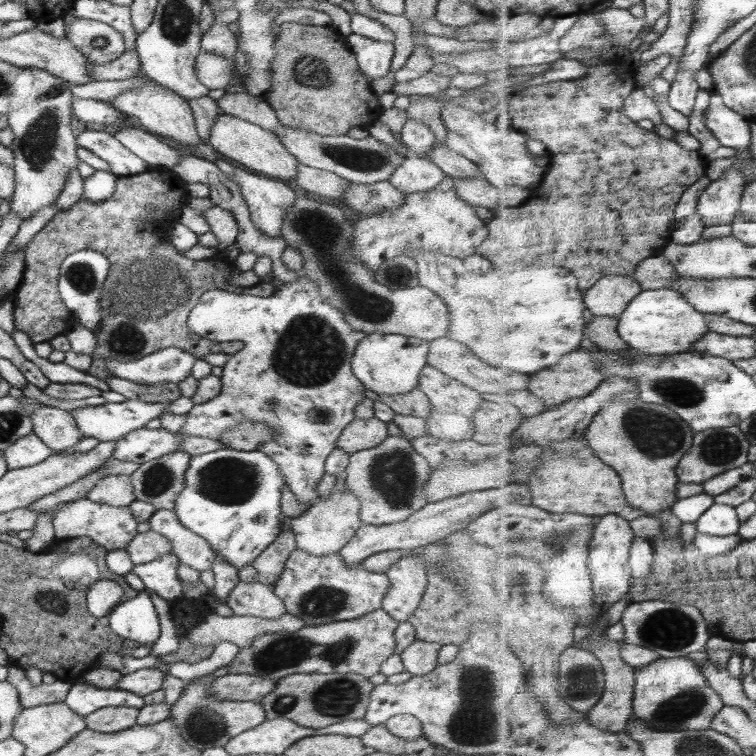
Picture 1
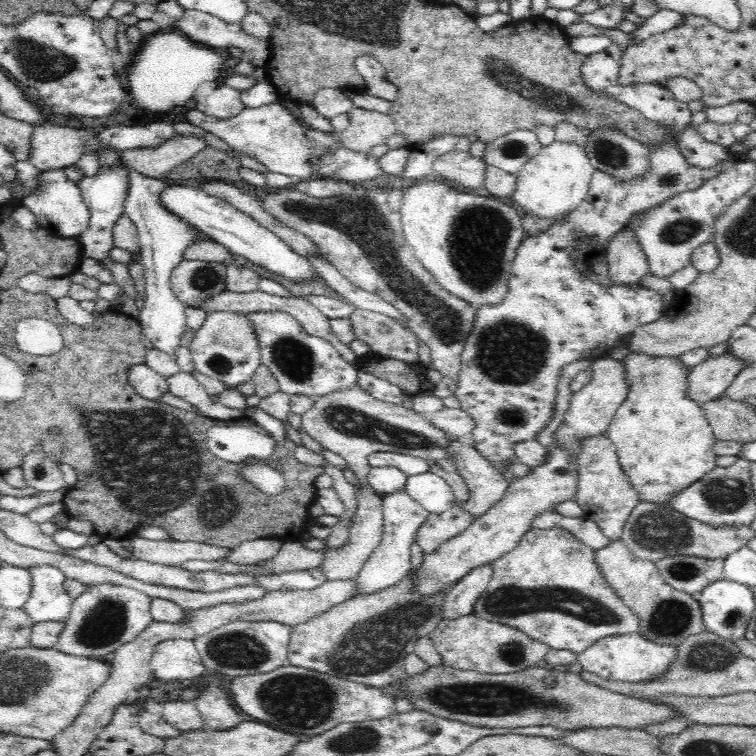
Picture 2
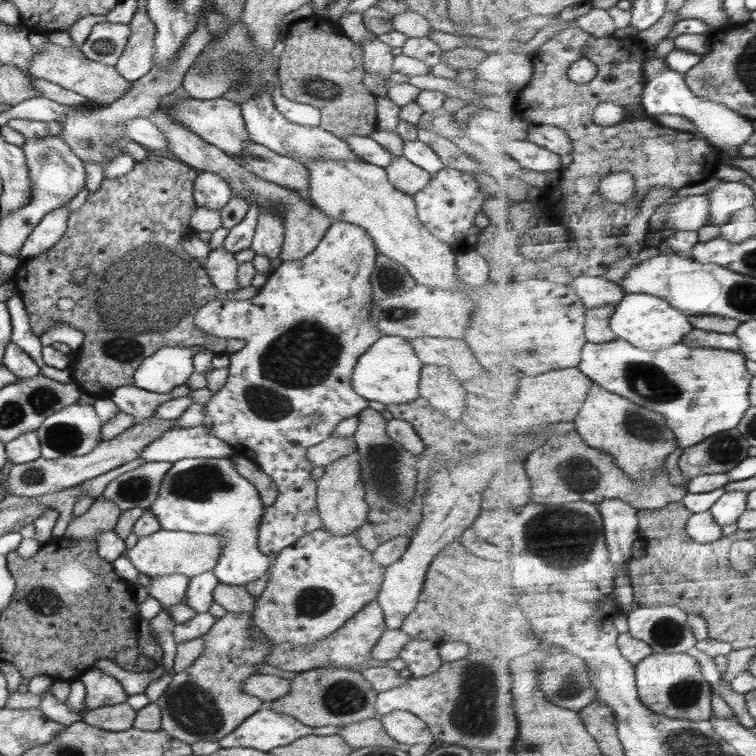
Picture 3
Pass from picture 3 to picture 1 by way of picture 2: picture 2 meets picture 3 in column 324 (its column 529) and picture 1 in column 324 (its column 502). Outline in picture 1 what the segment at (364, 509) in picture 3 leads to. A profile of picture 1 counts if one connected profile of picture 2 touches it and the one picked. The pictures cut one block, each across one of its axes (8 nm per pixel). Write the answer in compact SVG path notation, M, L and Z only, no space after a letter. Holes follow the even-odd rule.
M340 475L340 479L335 482L335 487L328 496L317 497L312 506L298 518L289 517L297 548L301 551L308 551L308 554L313 554L314 556L338 553L354 536L358 528L363 525L360 511L360 501L346 486L343 475Z

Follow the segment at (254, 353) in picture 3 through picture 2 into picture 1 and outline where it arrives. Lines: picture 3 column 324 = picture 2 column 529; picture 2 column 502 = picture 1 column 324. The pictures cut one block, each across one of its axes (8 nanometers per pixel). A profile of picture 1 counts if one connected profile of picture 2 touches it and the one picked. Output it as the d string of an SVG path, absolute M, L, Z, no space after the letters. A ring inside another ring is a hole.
M301 274L296 280L284 283L277 288L277 291L272 296L254 296L248 293L234 293L229 290L214 289L208 290L202 294L198 299L196 306L189 312L187 318L187 325L192 332L195 332L202 338L216 341L217 343L224 341L237 340L244 343L238 352L233 355L229 355L228 363L223 367L224 371L221 377L221 391L216 397L207 400L199 405L194 405L186 415L186 420L181 432L189 434L190 436L201 436L202 438L211 438L212 440L219 440L221 436L228 432L231 428L239 425L241 420L251 420L251 422L261 422L269 428L275 430L275 434L271 439L268 439L264 446L260 446L257 449L260 452L264 452L266 456L269 456L280 469L282 476L284 477L287 487L299 498L303 504L313 504L318 497L317 486L324 476L324 462L326 457L334 450L336 446L336 440L342 431L355 419L354 411L357 404L360 404L365 399L364 392L365 386L352 374L351 359L355 353L355 348L358 343L367 335L365 332L354 330L340 310L334 308L317 289L317 286L307 278L306 275Z

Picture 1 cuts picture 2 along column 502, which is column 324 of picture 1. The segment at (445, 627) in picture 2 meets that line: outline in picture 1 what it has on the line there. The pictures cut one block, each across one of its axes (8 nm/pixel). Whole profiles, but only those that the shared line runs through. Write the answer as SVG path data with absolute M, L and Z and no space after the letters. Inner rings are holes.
M383 609L352 620L339 620L316 626L304 626L297 632L274 632L256 637L250 647L240 649L229 664L230 674L249 674L273 681L291 674L356 673L369 679L380 672L381 664L394 654L394 632L399 626Z

